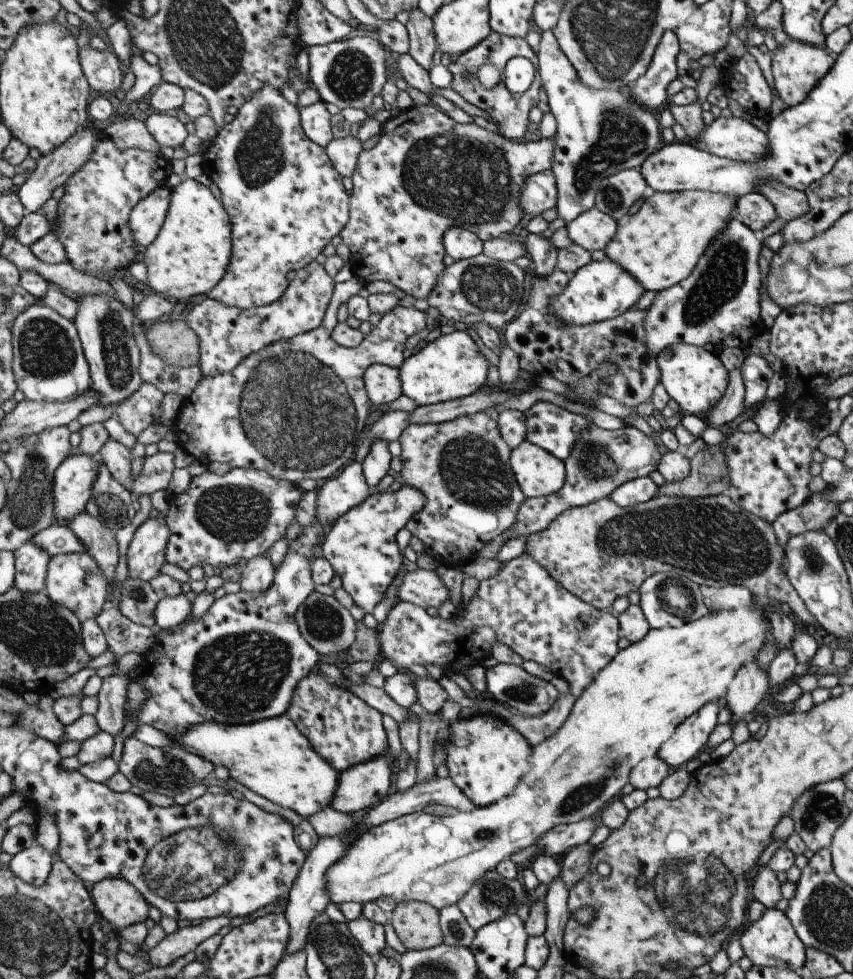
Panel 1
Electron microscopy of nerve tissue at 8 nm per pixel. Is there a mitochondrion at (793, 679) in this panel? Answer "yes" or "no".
no

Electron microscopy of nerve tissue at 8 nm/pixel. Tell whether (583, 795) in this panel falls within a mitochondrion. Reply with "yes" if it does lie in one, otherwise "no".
yes

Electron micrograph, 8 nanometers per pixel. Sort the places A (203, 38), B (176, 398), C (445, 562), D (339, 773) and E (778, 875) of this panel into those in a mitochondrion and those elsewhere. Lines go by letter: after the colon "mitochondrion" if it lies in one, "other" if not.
A: mitochondrion
B: other
C: other
D: other
E: other

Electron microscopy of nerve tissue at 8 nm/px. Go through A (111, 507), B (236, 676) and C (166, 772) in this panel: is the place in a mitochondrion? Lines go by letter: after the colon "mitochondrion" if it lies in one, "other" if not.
A: mitochondrion
B: mitochondrion
C: mitochondrion

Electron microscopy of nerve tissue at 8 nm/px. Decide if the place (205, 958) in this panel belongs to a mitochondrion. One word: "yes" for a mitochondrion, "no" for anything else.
no

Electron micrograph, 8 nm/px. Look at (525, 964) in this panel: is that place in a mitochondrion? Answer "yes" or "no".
no

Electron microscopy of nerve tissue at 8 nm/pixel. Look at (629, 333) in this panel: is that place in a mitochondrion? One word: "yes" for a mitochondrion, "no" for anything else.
no

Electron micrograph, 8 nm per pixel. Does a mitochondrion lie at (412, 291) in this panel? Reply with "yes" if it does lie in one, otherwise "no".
no

